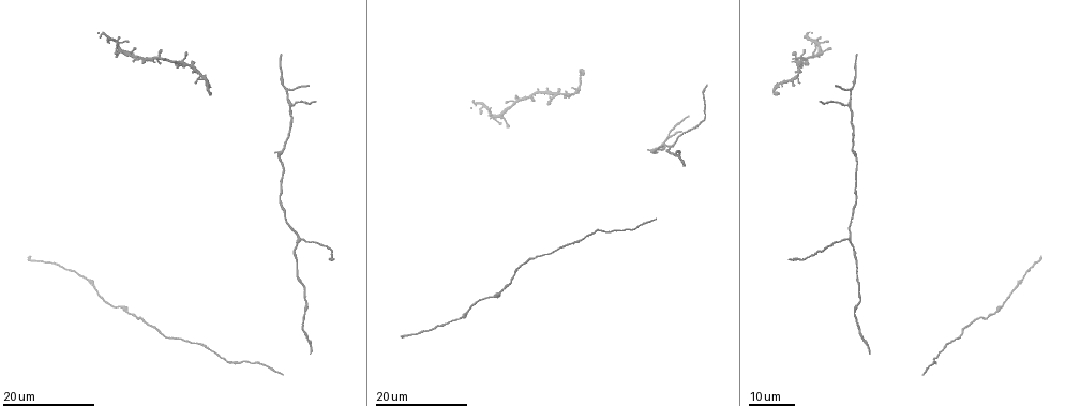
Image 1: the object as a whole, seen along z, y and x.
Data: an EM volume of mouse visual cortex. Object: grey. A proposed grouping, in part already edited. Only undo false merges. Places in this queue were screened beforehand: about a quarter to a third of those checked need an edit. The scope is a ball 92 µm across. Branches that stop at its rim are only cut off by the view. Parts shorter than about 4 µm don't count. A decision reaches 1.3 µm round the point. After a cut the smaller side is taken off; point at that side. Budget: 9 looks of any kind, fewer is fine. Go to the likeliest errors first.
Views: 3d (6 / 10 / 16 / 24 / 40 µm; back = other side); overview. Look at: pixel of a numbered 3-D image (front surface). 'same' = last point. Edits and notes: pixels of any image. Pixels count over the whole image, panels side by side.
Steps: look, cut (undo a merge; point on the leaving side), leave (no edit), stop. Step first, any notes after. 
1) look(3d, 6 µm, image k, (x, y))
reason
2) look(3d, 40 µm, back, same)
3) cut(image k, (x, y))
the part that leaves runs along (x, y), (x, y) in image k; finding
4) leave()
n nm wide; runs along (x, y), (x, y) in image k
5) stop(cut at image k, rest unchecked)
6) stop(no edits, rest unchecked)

look(3d, 24 µm, image 1, (290, 106))
thin arm on a thick one

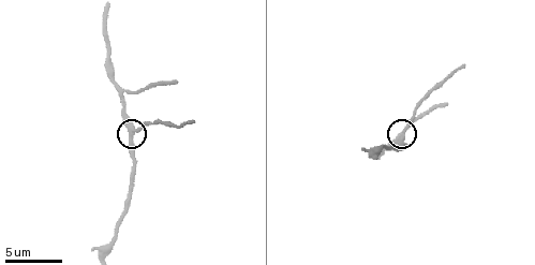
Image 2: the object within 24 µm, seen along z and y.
look(3d, 6 µm, image 2, (404, 132))

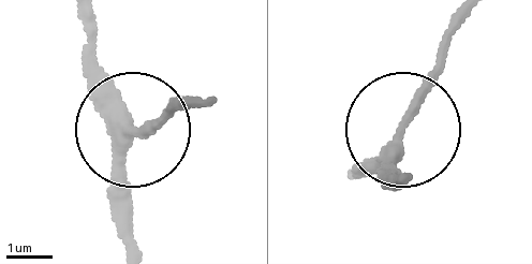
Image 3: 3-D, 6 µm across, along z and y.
leave()
3 arms; one neuron here

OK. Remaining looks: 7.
look(3d, 16 µm, image 1, (847, 239))
small branch off a trunk

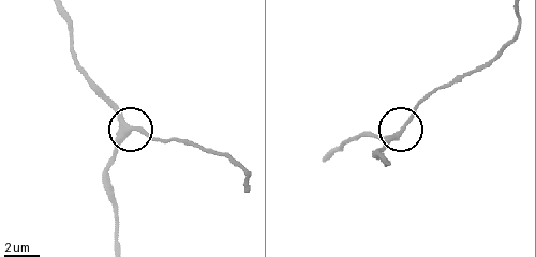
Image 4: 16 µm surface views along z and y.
look(3d, 10 µm, image 4, (132, 130))

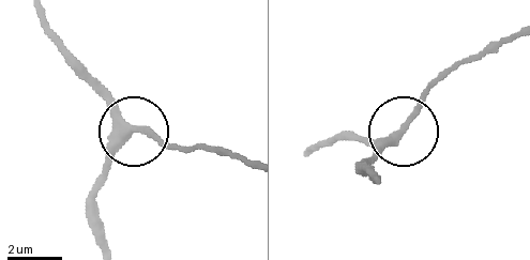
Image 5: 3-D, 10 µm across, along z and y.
look(3d, 10 µm, back, image 5, (135, 129))
other side

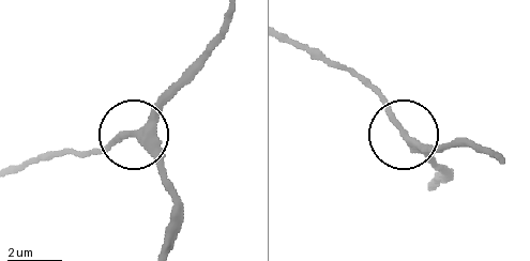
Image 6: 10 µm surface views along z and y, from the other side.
leave()
260 nm wide; continuous, no second neuron

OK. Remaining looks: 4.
look(3d, 24 µm, image 1, (797, 79))

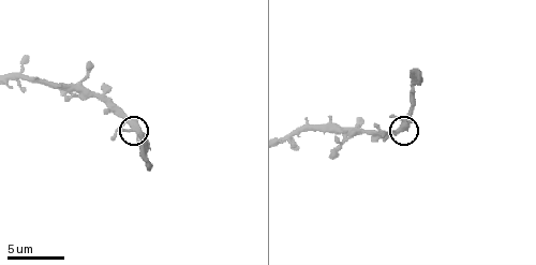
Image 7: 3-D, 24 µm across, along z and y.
look(3d, 6 µm, image 7, (130, 125))
zoom in

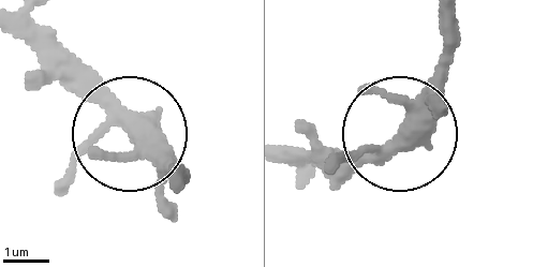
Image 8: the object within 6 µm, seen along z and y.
leave()
4 arms; all the same neuron

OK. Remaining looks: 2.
look(3d, 6 µm, image 2, (108, 62))

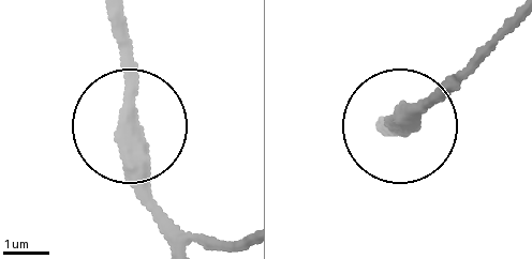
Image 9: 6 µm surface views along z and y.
leave()
runs along (188, 234), (146, 177), (122, 85), (122, 15) in image 9; one neuron here

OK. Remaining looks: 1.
stop(no edits, rest unchecked)

